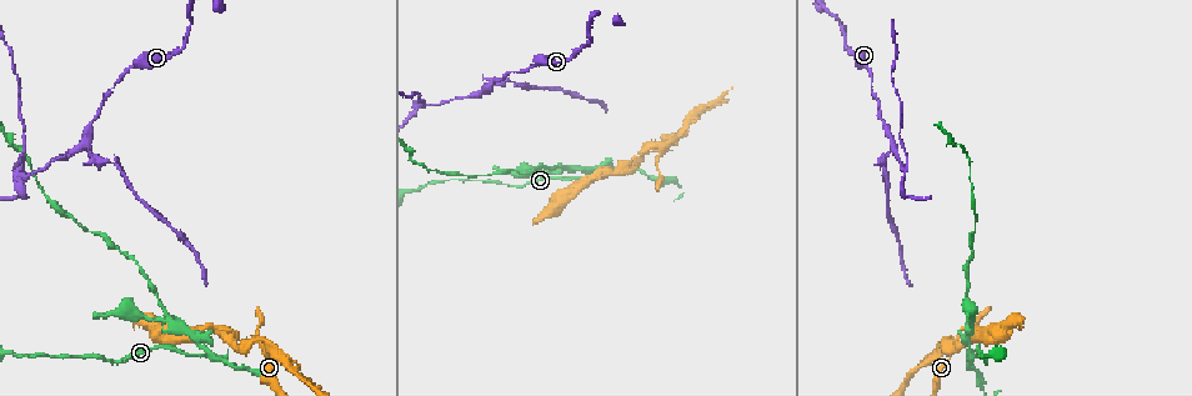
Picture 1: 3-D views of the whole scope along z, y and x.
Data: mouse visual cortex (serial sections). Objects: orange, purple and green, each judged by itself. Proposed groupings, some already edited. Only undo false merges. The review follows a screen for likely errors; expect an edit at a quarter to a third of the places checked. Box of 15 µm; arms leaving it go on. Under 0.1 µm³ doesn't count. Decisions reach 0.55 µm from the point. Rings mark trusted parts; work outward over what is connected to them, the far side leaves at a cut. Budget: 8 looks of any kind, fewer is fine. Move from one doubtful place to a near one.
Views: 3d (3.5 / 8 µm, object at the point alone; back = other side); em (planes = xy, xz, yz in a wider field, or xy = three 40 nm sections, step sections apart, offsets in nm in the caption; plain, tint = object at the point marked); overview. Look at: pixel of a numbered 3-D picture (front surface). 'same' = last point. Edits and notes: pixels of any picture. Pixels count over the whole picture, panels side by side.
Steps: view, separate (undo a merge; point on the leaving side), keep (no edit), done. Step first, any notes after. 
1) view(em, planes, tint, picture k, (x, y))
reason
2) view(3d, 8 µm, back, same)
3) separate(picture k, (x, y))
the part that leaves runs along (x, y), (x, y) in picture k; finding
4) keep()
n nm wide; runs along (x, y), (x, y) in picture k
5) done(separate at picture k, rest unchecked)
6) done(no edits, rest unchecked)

view(3d, 3.5 µm, picture 1, (973, 356))
branch point

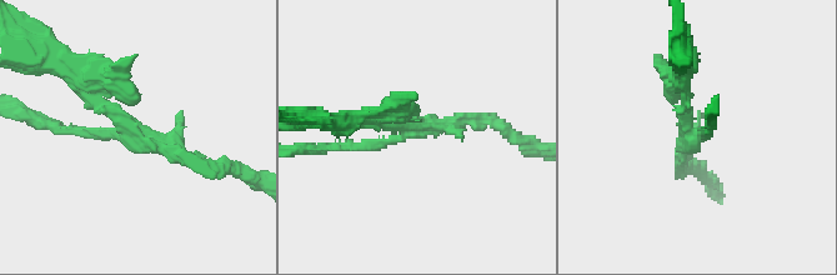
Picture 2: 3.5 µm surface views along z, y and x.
view(em, xy, step 3, tint, picture 2, (402, 135))

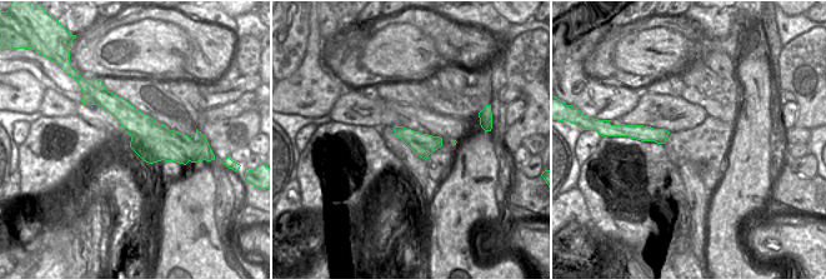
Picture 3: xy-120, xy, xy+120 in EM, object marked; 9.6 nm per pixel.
separate(picture 2, (90, 95))
a second cell is stuck on

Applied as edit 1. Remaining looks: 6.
view(3d, 8 µm, picture 1, (663, 148))
abrupt turn

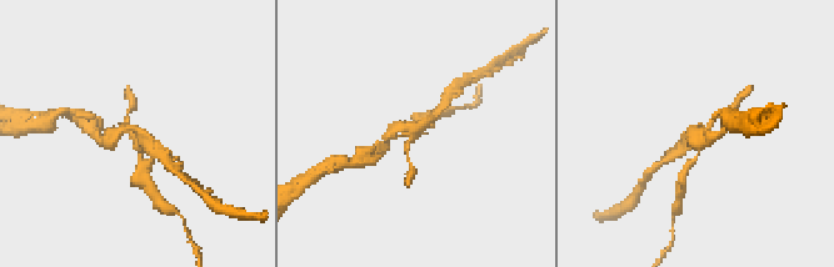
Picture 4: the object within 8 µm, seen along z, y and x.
view(3d, 3.5 µm, picture 4, (417, 131))
closer look

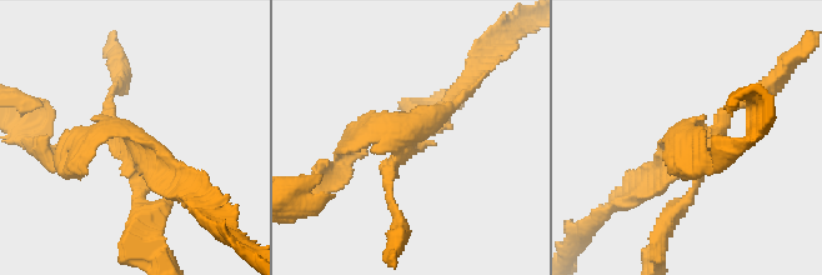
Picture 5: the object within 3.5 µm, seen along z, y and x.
view(em, planes, tint, picture 5, (128, 137))
need the tissue

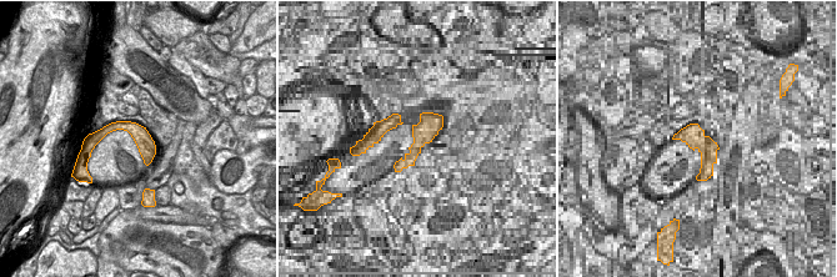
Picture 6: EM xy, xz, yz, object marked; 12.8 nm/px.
separate(picture 5, (95, 140))
two cells meet here

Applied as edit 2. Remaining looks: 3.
view(3d, 3.5 µm, picture 1, (483, 89))

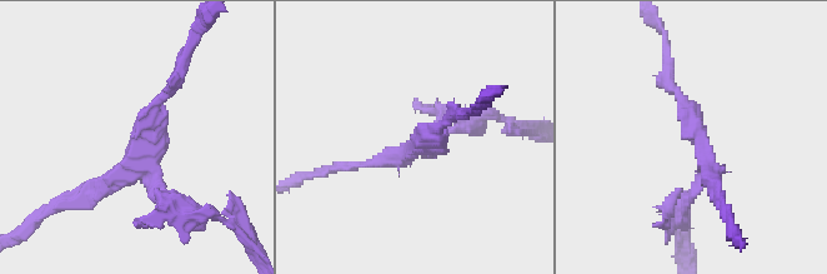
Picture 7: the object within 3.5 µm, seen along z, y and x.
view(em, xy, step 5, tint, picture 7, (421, 147))
3 arms; arms of 100, 150, 250 nm

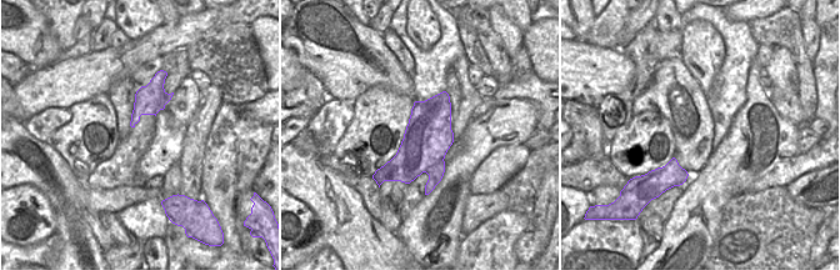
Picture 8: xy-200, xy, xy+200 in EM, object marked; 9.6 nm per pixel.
separate(picture 7, (173, 198))
the part that leaves runs along (698, 184), (670, 214), (680, 230) in picture 7; a second cell is stuck on

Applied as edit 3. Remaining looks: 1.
done(separate at picture 2, separate at picture 5, separate at picture 7, rest unchecked)

